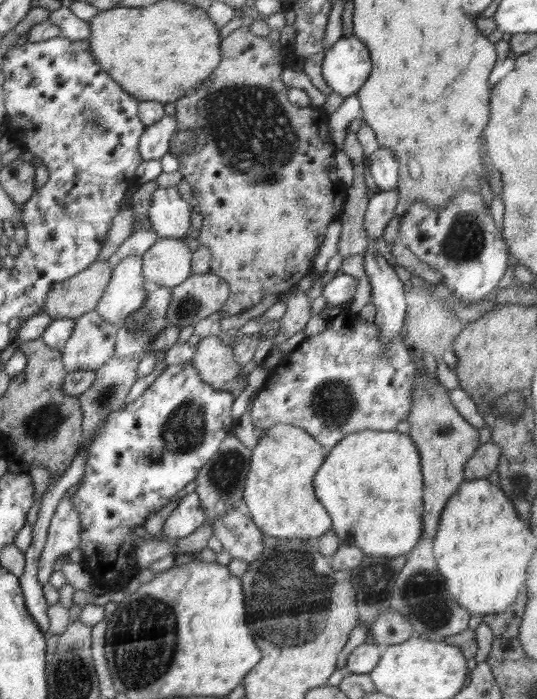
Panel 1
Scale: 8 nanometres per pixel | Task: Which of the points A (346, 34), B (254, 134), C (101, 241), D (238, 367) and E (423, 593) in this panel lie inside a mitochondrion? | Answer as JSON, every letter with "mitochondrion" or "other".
{"A":"other","B":"mitochondrion","C":"other","D":"other","E":"mitochondrion"}

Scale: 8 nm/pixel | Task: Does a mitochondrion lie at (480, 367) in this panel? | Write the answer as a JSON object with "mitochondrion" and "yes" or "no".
{"mitochondrion":"no"}

